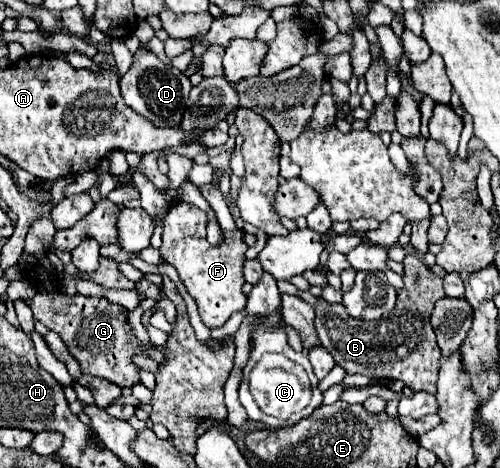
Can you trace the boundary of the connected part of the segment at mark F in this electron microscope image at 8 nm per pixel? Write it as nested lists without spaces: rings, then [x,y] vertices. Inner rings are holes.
[[[178,201],[165,216],[163,246],[159,248],[163,260],[177,268],[181,282],[199,306],[201,320],[207,328],[223,326],[229,316],[247,304],[247,296],[241,292],[245,284],[243,262],[247,244],[243,230],[223,230],[223,242],[211,246],[207,242],[207,214],[196,206]]]

